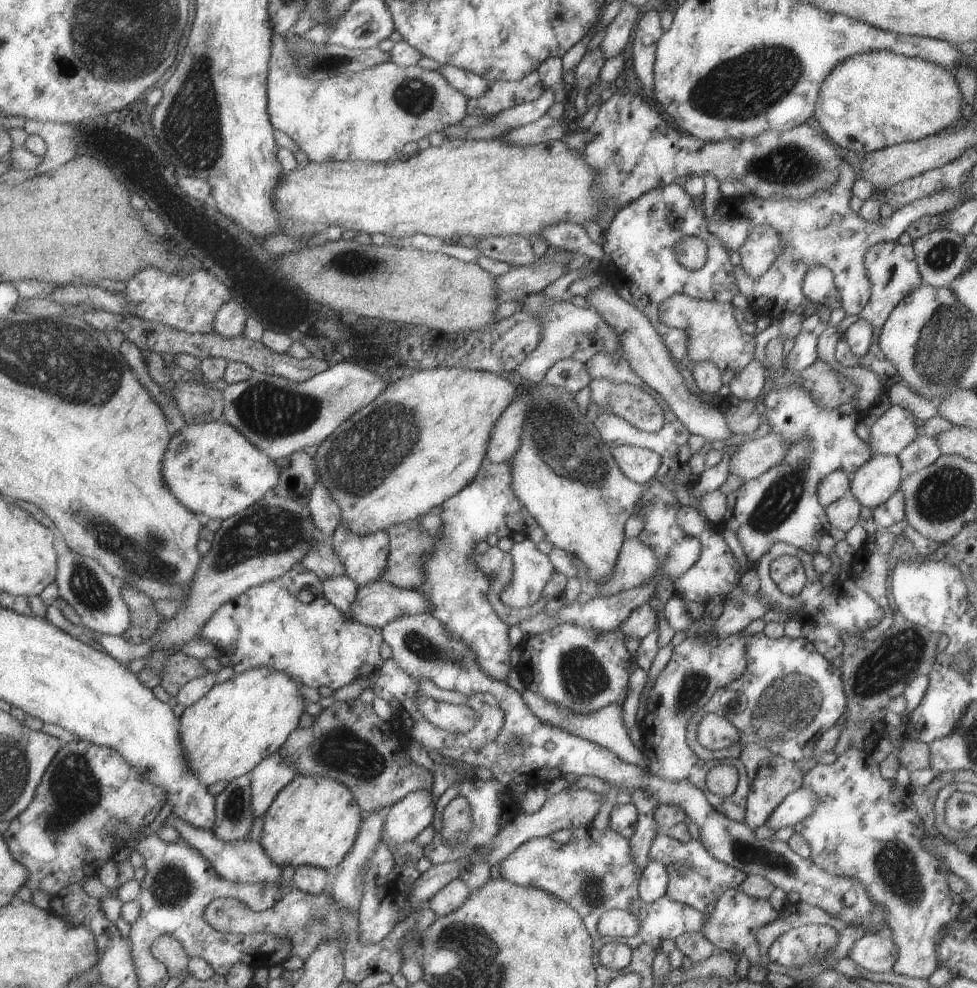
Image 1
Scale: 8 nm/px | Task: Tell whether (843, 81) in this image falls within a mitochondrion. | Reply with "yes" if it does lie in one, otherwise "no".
no

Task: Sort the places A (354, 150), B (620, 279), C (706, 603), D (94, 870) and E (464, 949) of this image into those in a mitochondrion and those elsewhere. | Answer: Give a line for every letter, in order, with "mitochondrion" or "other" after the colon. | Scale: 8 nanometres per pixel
A: other
B: other
C: other
D: other
E: mitochondrion

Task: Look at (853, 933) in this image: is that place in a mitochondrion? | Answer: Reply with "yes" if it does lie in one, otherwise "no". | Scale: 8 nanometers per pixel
no

